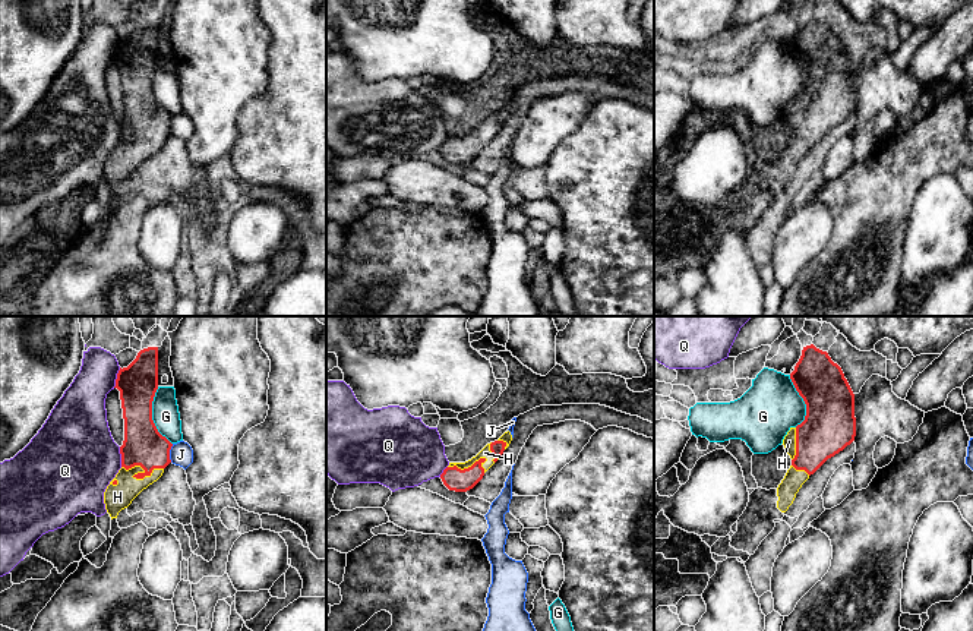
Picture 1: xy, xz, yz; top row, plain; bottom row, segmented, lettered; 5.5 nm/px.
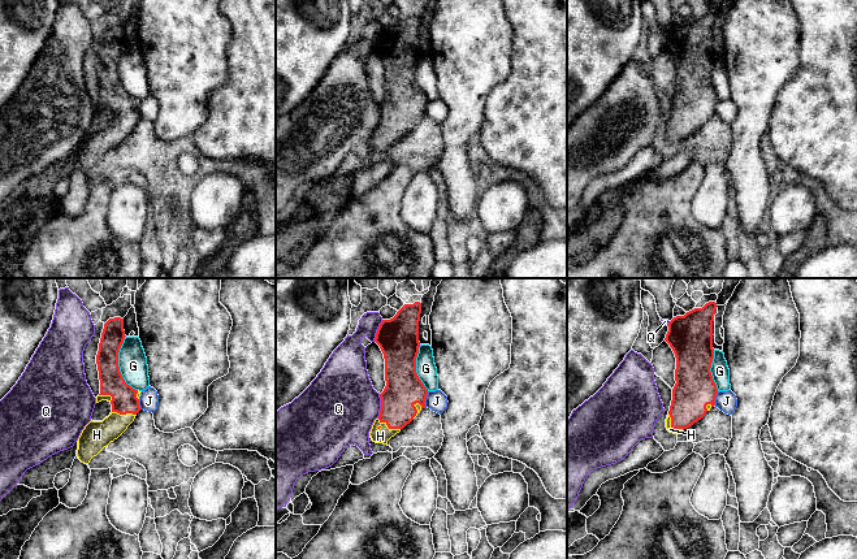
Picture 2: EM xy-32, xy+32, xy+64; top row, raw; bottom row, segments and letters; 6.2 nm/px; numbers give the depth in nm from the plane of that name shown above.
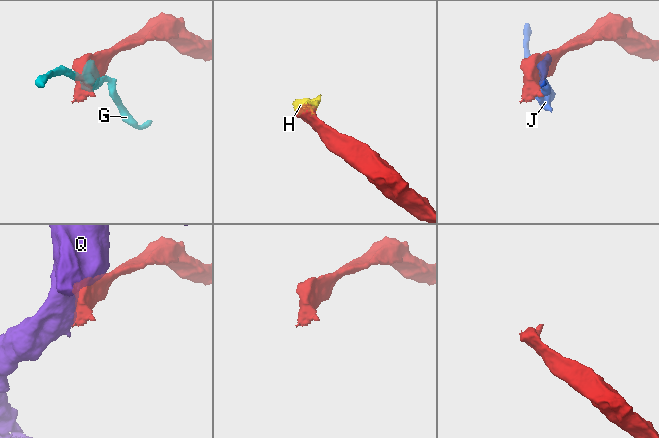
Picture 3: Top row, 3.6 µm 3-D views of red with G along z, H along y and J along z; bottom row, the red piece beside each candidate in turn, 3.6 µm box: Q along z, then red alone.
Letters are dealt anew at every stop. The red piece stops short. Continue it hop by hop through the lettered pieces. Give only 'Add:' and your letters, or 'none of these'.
Add: H

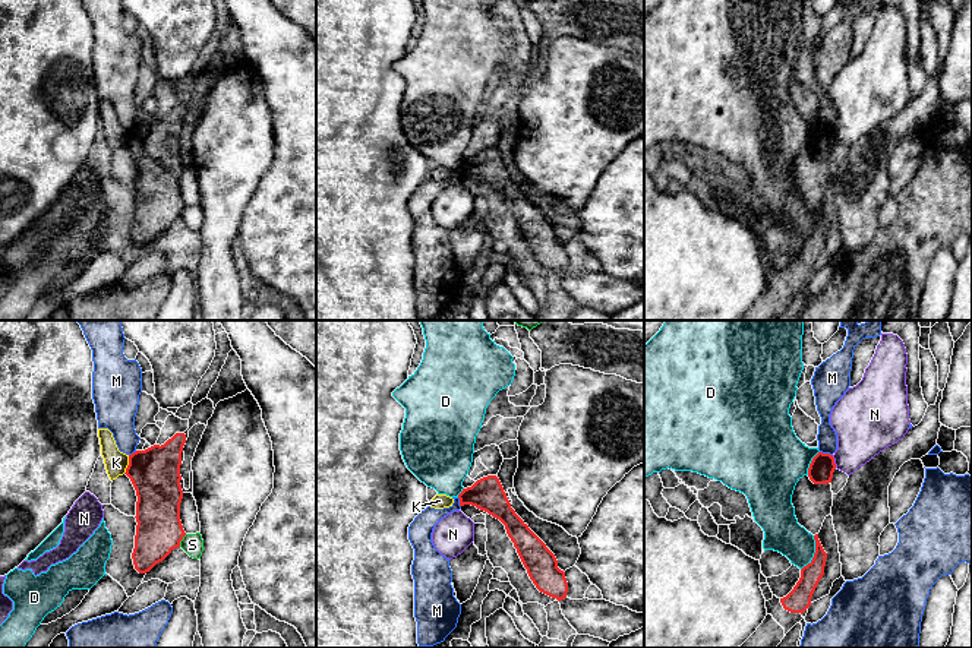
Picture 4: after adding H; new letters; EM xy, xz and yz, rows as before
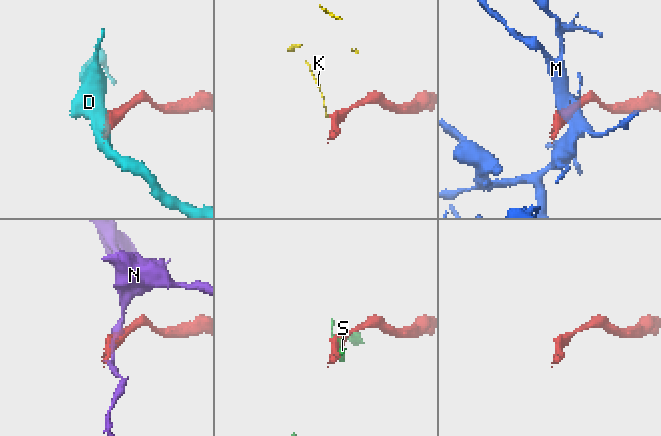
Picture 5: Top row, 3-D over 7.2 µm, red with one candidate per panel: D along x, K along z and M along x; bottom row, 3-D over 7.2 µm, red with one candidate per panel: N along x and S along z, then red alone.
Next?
Add: none of these

